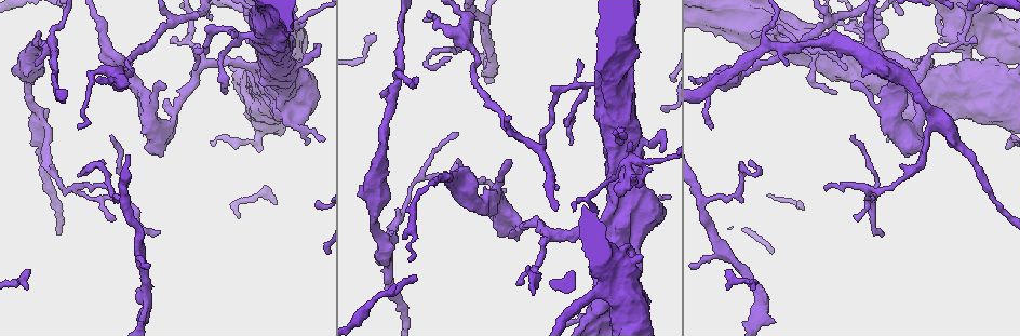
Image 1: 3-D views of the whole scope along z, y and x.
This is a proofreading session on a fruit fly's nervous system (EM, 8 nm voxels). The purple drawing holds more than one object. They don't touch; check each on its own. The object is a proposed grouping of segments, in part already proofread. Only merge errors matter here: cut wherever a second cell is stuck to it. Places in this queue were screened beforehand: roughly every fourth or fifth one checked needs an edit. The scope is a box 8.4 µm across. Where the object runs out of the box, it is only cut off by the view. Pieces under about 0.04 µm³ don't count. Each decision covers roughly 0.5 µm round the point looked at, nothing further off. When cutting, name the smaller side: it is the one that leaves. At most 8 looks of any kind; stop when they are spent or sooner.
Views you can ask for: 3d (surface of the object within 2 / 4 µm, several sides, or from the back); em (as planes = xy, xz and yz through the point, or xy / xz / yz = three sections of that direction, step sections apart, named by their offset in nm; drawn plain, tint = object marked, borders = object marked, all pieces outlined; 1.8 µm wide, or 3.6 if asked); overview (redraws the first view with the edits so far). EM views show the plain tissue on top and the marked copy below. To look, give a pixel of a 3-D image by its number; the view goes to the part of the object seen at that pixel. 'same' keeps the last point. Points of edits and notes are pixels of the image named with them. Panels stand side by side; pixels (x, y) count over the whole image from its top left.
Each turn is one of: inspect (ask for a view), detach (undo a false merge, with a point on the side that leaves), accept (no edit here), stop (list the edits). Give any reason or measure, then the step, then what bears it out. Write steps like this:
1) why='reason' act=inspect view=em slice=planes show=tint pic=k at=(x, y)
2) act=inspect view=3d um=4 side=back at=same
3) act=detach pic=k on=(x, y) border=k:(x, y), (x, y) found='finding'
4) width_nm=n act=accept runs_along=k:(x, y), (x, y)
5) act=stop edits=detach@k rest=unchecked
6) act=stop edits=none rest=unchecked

why='looks like a crossing' act=inspect view=3d um=4 pic=1 at=(968, 39)

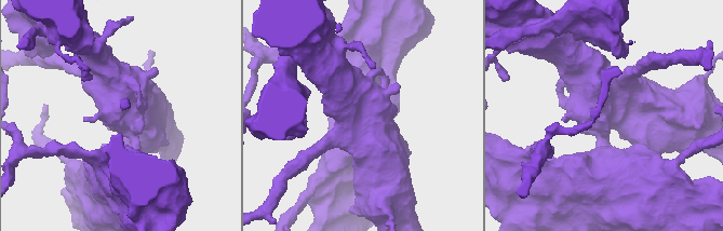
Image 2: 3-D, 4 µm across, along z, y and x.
act=inspect view=em um=3.6 slice=yz step=4 show=tint pic=2 at=(125, 112)

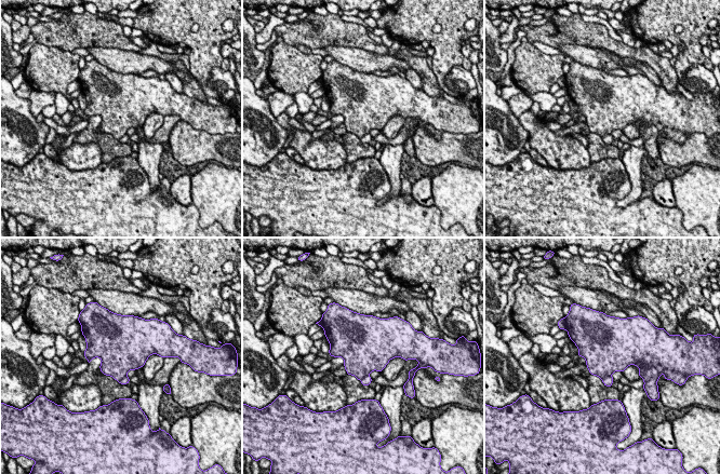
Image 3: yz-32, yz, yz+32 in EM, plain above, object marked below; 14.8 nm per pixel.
width_nm=700 act=detach pic=3 on=(602, 360) border=3:(611, 375), (602, 379) found='two cells meet here'

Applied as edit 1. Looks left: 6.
act=inspect view=overview

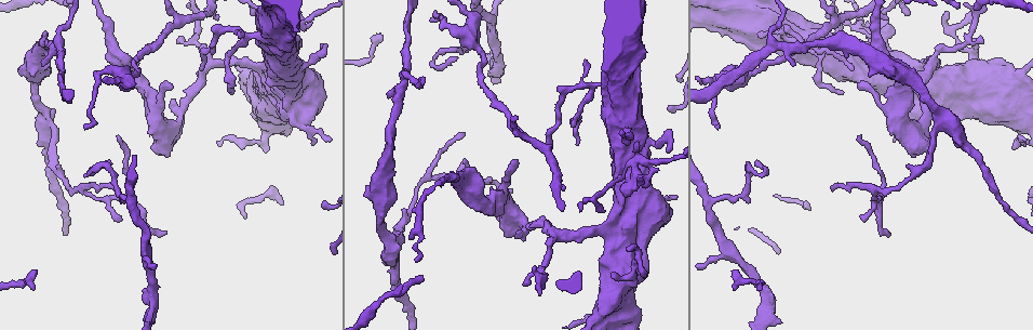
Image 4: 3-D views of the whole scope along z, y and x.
why='calibre changes' act=inspect view=3d um=2 pic=4 at=(850, 48)

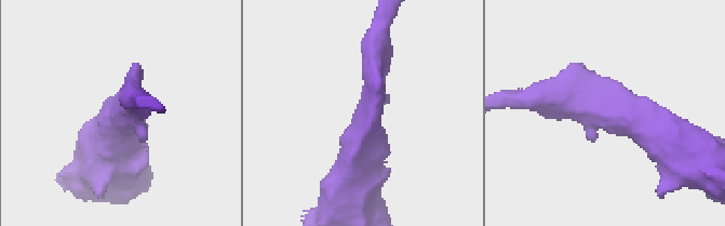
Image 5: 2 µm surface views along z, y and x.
arm_widths_nm=170,440 why='need the tissue' act=inspect view=em um=3.6 slice=xy step=8 show=tint pic=5 at=(369, 107)

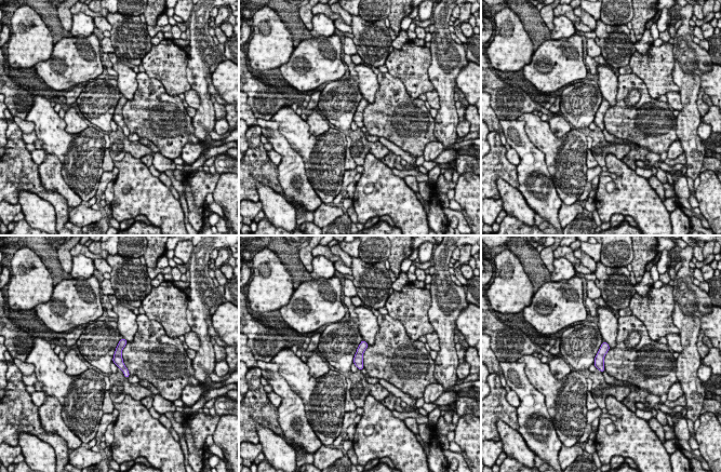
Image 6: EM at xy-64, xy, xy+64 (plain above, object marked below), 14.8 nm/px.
act=inspect view=em um=3.6 slice=planes show=borders at=same

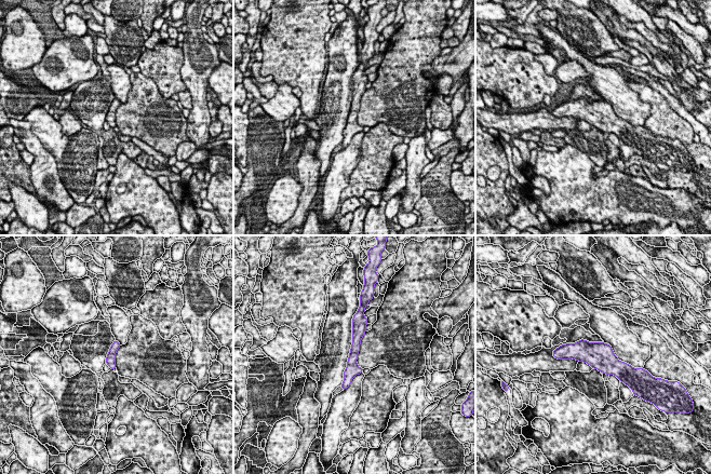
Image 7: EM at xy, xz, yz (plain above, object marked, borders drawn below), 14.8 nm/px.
width_nm=160 act=accept runs_along=7:(356, 325), (352, 369), (345, 384) found='all the same cell'

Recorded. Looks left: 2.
act=inspect view=em slice=planes show=tint pic=4 at=(399, 76)

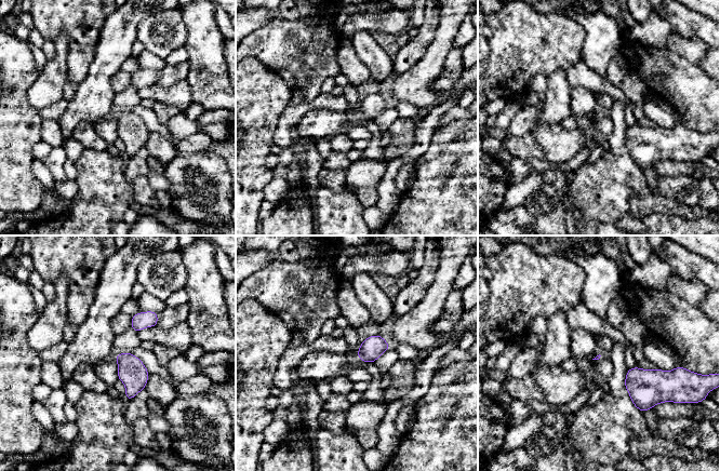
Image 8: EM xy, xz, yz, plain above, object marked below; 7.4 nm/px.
act=accept found='continuous, no second cell'

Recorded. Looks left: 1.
act=stop edits=detach@3 rest=unchecked

